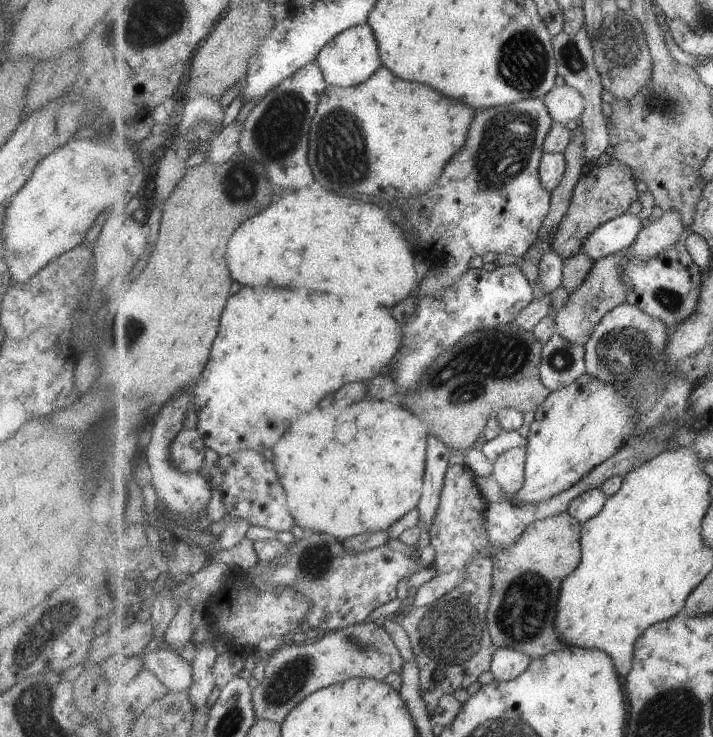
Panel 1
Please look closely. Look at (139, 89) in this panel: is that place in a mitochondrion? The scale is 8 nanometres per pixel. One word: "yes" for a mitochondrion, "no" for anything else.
no

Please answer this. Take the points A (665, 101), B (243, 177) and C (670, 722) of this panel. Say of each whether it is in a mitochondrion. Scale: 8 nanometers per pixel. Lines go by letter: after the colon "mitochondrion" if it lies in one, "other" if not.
A: mitochondrion
B: mitochondrion
C: mitochondrion

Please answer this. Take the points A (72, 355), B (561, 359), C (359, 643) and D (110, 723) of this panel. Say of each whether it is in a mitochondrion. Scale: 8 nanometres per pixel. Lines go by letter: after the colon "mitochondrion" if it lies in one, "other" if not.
A: other
B: mitochondrion
C: mitochondrion
D: other

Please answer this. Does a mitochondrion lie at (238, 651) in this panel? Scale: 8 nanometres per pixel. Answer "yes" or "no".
no

